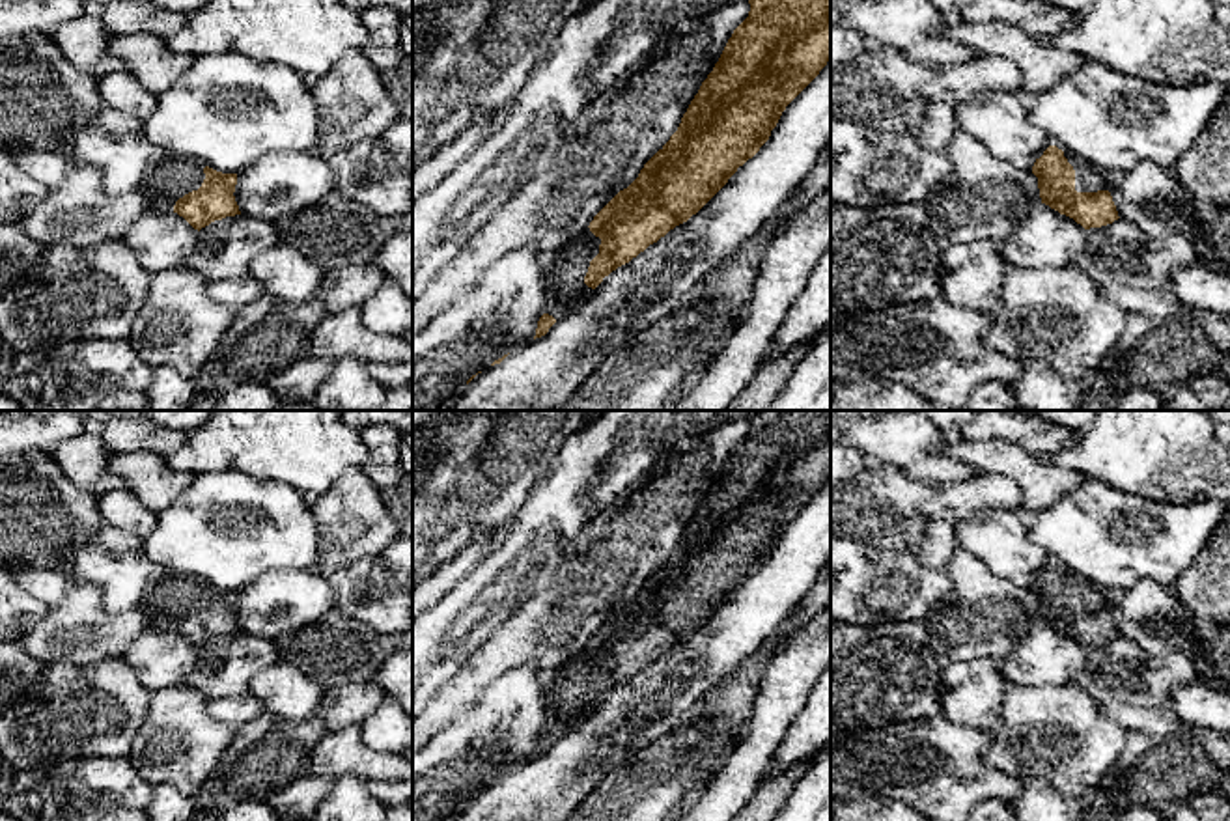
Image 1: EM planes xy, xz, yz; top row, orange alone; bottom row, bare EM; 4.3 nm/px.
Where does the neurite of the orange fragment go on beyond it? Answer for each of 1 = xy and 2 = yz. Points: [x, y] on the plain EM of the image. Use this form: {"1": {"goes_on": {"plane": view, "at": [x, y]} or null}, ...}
{"1": {"goes_on": {"plane": "xy", "at": [174, 596]}}, "2": {"goes_on": {"plane": "yz", "at": [1087, 598]}}}

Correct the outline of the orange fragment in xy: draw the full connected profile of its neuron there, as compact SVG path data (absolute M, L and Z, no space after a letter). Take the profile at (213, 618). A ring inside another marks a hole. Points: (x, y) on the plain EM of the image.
M168 575L144 599L153 629L174 629L194 647L241 633L235 619L237 591L222 591L202 580Z

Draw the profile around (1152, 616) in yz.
M1150 578L1118 593L1111 614L1118 634L1150 655L1189 653L1202 647L1206 627L1183 606L1172 588Z

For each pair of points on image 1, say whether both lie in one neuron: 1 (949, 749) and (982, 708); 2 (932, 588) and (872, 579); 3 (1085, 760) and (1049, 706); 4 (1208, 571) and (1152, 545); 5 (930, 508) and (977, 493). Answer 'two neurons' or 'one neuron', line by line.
1: two neurons
2: one neuron
3: one neuron
4: two neurons
5: one neuron

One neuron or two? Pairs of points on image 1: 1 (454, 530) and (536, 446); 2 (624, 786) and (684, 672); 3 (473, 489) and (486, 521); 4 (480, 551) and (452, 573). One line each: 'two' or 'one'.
1: one
2: two
3: two
4: one

